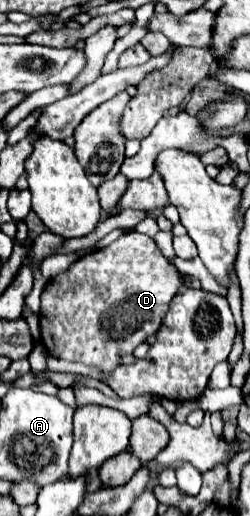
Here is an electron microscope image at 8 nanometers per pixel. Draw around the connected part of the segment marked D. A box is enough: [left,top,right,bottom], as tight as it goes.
[39,231,181,377]

